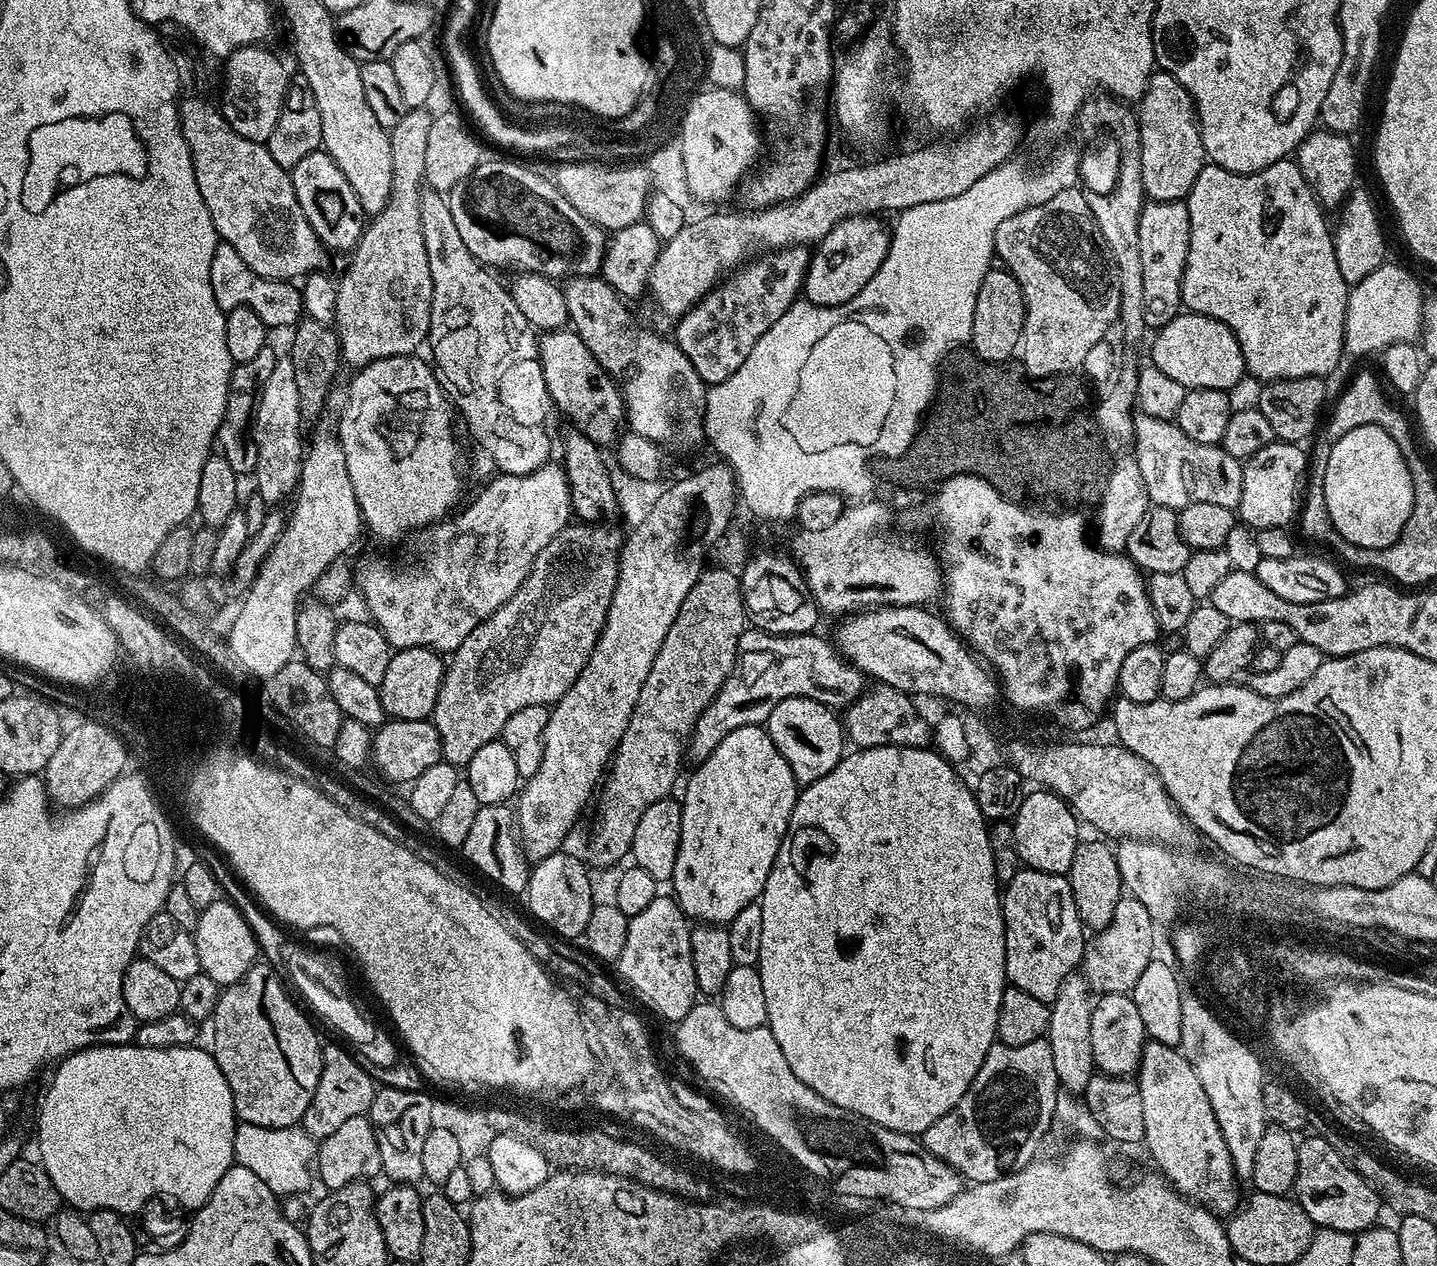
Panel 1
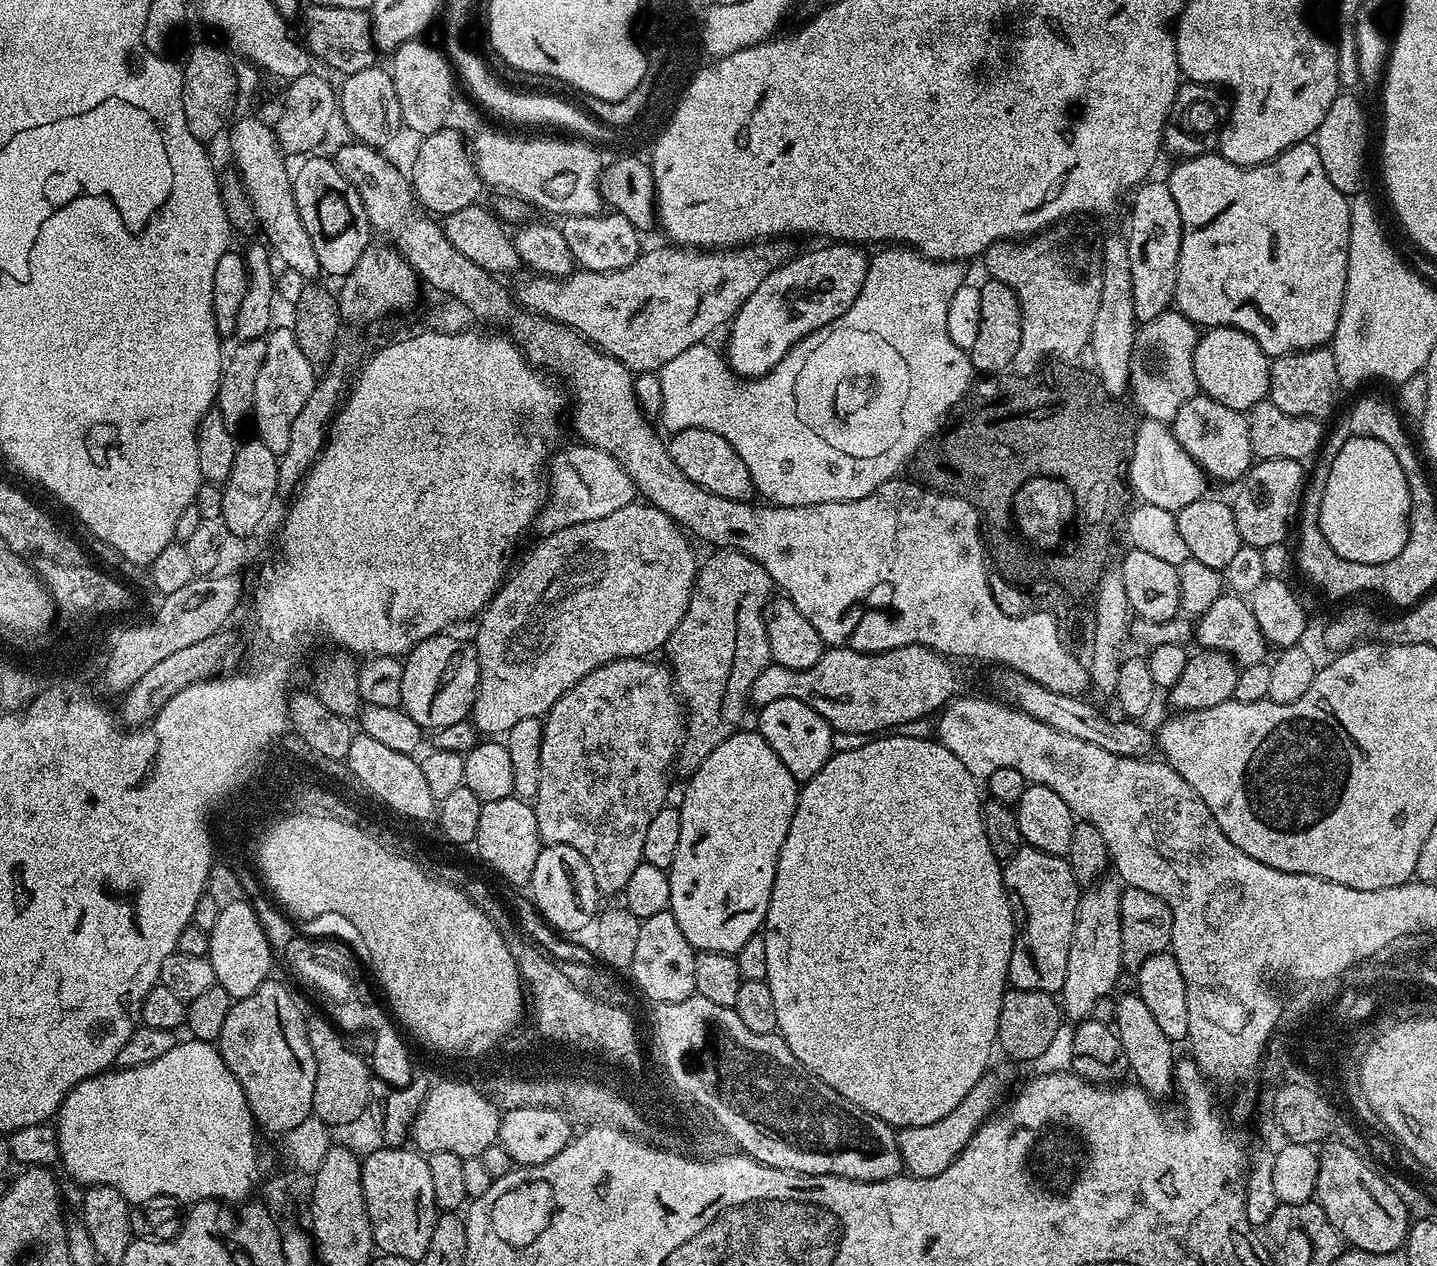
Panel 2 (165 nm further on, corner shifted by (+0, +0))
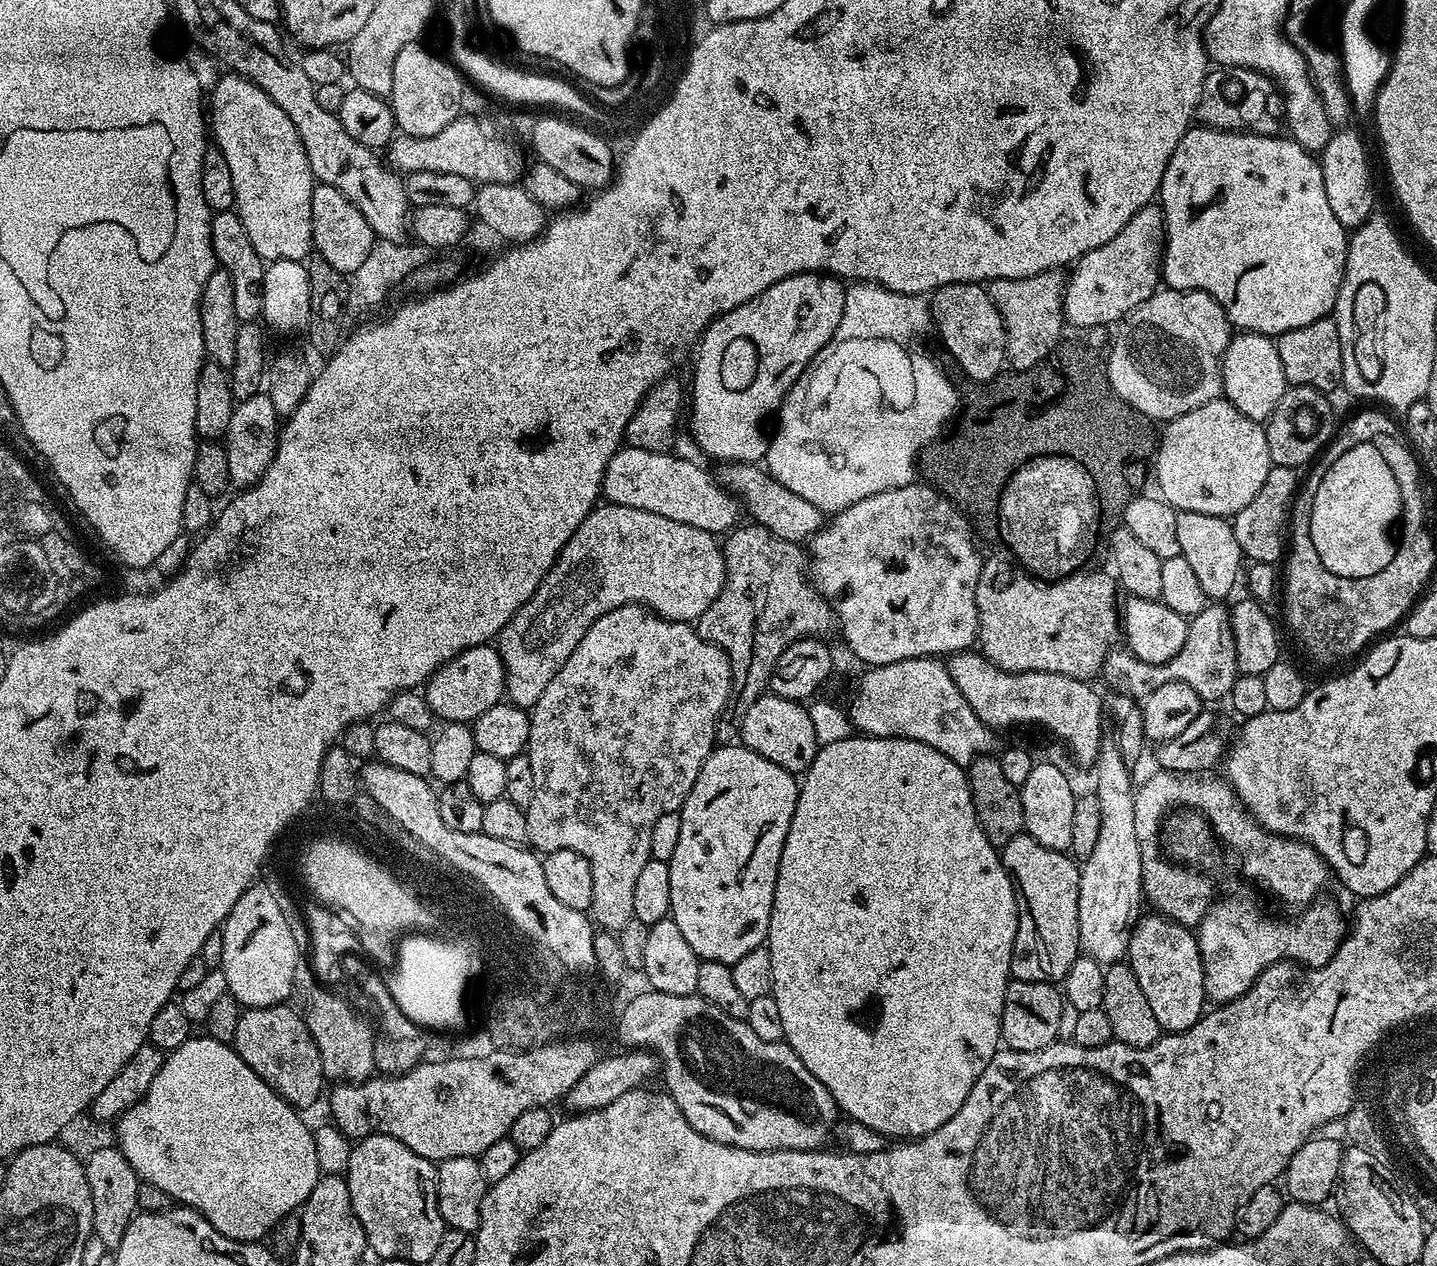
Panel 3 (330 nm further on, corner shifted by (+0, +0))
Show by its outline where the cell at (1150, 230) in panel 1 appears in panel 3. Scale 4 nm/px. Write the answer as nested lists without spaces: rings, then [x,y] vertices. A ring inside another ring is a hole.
[[[1153,202],[1138,210],[1138,214],[1134,214],[1134,218],[1130,218],[1130,222],[1126,222],[1126,226],[1122,226],[1122,230],[1118,230],[1110,242],[1106,242],[1106,246],[1098,246],[1075,261],[1072,276],[1070,272],[1064,286],[1065,320],[1076,330],[1087,330],[1099,324],[1115,325],[1161,287],[1163,259],[1164,212],[1159,203]]]

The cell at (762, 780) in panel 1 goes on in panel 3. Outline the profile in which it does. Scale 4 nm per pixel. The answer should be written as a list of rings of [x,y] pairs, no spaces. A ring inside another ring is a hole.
[[[743,743],[720,744],[713,748],[706,758],[686,802],[680,808],[682,830],[678,833],[678,847],[674,849],[672,857],[667,860],[670,870],[670,906],[672,907],[670,918],[674,922],[678,922],[678,930],[682,930],[686,942],[690,942],[694,954],[701,960],[713,960],[730,966],[734,962],[738,962],[738,958],[750,954],[750,950],[761,947],[767,941],[770,910],[774,902],[774,886],[782,858],[782,846],[786,842],[786,834],[790,830],[790,818],[794,818],[794,806],[798,802],[799,793],[798,780],[793,773],[782,770],[782,766],[774,766],[774,762],[762,758],[762,754],[758,754],[754,750],[745,748]]]

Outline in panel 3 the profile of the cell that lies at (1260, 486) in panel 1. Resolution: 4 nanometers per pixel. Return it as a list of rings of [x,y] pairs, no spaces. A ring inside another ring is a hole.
[[[1274,466],[1270,474],[1266,474],[1266,482],[1262,482],[1262,490],[1258,490],[1258,494],[1254,494],[1254,499],[1236,513],[1232,520],[1234,538],[1238,538],[1238,546],[1249,561],[1279,565],[1285,559],[1292,500],[1296,496],[1297,487],[1297,469]]]

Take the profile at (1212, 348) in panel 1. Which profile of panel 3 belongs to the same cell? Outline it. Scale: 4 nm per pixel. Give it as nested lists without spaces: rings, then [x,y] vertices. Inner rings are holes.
[[[1241,331],[1229,344],[1227,341],[1220,369],[1224,379],[1223,399],[1242,410],[1246,418],[1267,422],[1270,414],[1274,414],[1274,406],[1278,406],[1286,387],[1282,358],[1278,358],[1275,339],[1263,336],[1261,332]]]

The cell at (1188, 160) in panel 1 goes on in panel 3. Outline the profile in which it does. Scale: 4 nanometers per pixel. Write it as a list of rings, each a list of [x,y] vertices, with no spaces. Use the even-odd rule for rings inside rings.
[[[1237,68],[1234,76],[1240,83],[1240,100],[1231,100],[1224,89],[1223,74],[1225,75],[1220,70],[1209,71],[1208,77],[1202,82],[1202,94],[1196,107],[1195,119],[1205,128],[1255,130],[1261,136],[1277,135],[1284,120],[1284,95],[1277,89],[1274,81],[1252,68]]]

